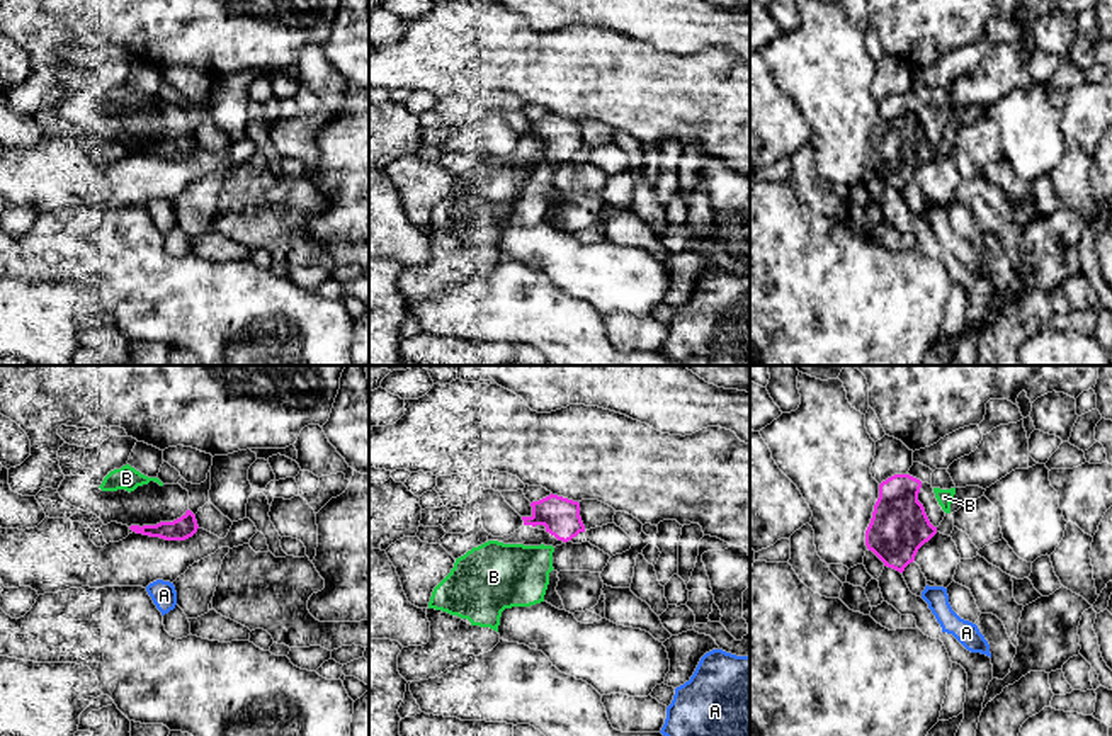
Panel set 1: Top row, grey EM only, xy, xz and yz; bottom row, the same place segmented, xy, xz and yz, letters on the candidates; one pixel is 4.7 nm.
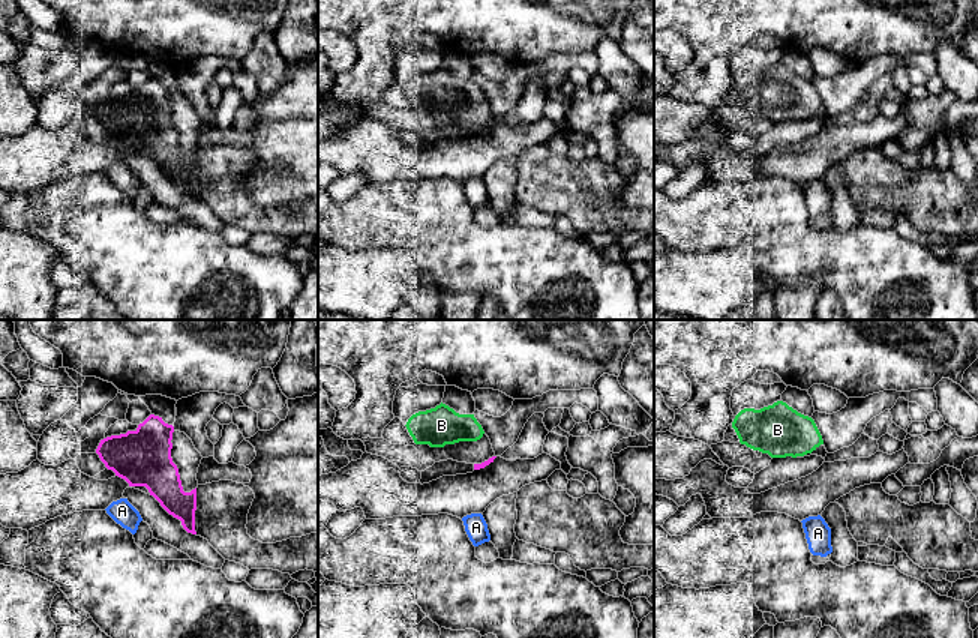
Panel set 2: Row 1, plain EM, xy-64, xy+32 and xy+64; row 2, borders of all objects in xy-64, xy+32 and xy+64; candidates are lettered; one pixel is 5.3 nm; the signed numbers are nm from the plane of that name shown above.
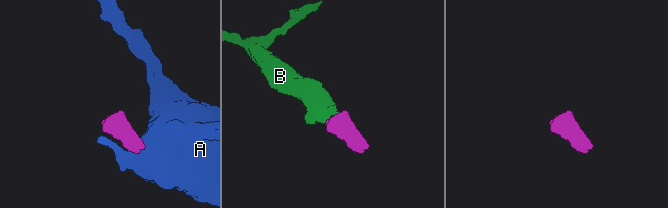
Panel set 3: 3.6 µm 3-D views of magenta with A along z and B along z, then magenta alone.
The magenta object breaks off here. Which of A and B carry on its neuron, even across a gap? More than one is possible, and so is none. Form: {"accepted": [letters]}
{"accepted": ["B"]}

